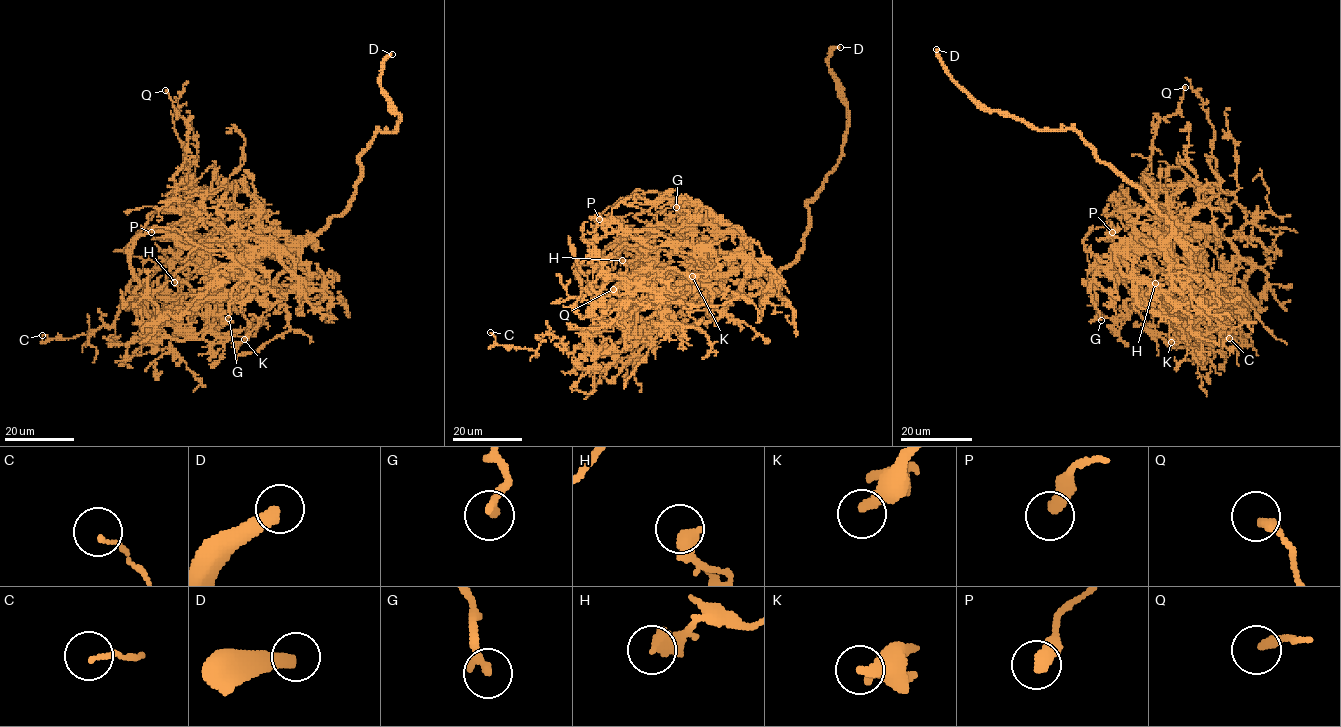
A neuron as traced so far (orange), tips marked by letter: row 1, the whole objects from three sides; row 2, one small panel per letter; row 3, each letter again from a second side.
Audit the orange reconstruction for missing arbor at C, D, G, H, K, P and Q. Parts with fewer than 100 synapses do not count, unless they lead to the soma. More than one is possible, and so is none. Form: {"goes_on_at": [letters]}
{"goes_on_at": ["D"]}

